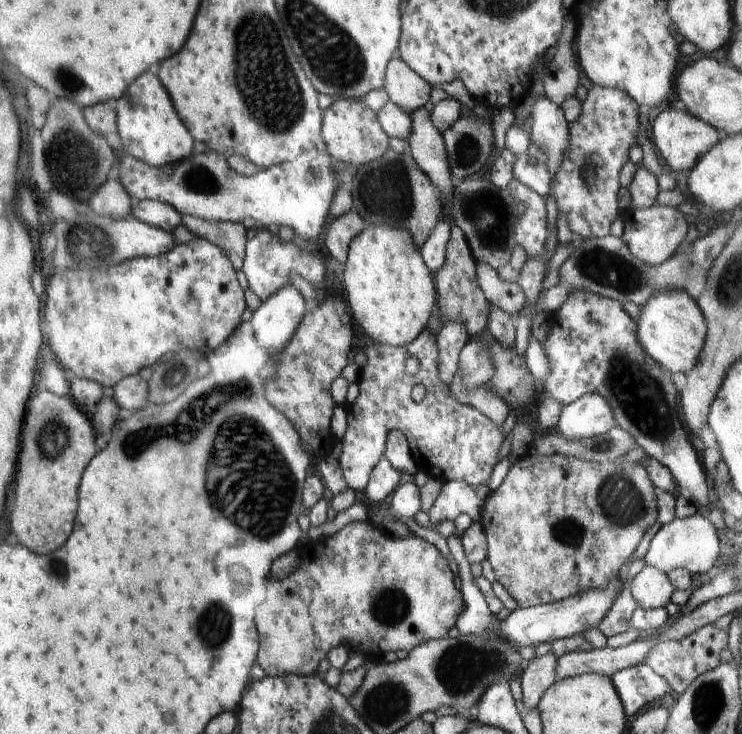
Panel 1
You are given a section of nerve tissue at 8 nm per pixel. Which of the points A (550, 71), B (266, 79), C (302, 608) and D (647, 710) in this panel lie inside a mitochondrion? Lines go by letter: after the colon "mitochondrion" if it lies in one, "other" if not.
A: other
B: mitochondrion
C: other
D: other

